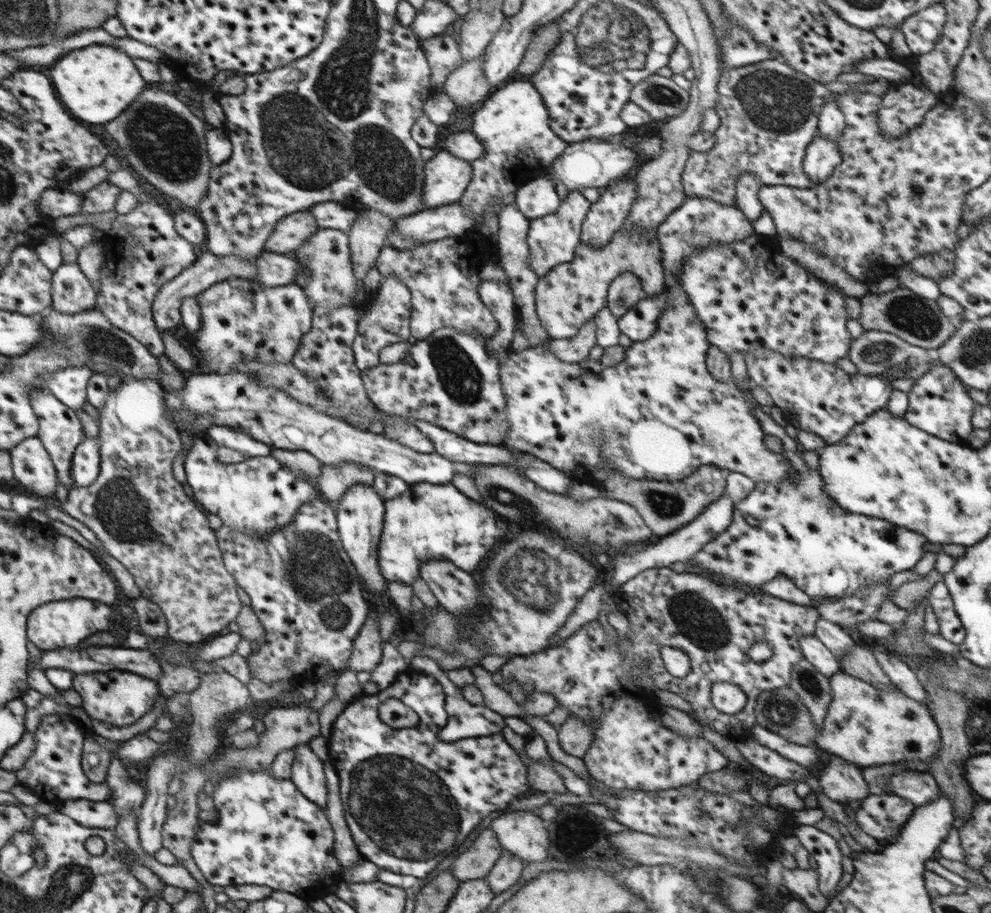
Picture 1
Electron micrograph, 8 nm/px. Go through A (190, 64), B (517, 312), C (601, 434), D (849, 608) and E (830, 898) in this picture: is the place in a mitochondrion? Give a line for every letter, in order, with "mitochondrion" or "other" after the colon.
A: other
B: other
C: mitochondrion
D: other
E: other

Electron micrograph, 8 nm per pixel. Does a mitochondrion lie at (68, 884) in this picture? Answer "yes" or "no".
yes

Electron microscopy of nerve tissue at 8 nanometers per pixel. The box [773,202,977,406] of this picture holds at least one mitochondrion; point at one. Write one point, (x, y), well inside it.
(909, 315)

